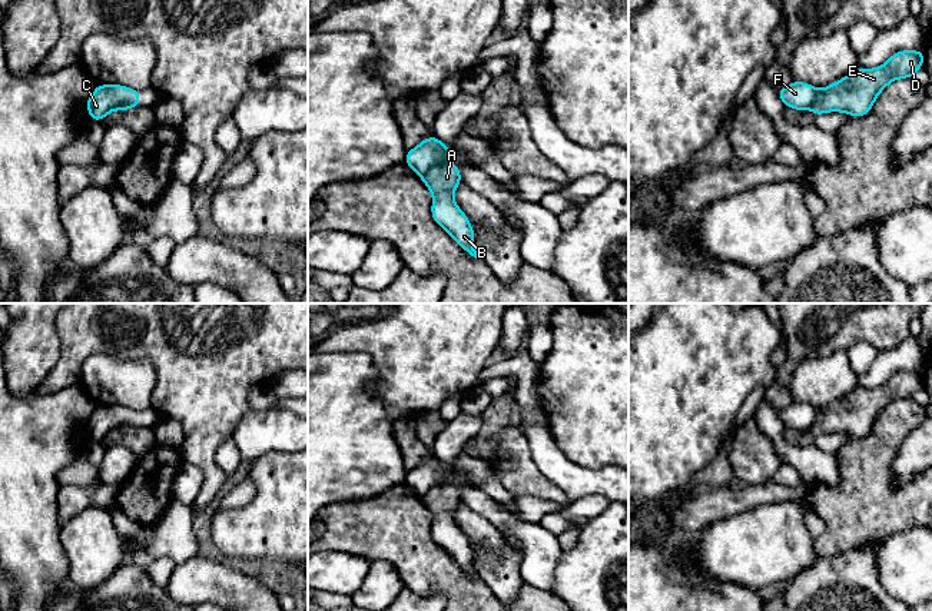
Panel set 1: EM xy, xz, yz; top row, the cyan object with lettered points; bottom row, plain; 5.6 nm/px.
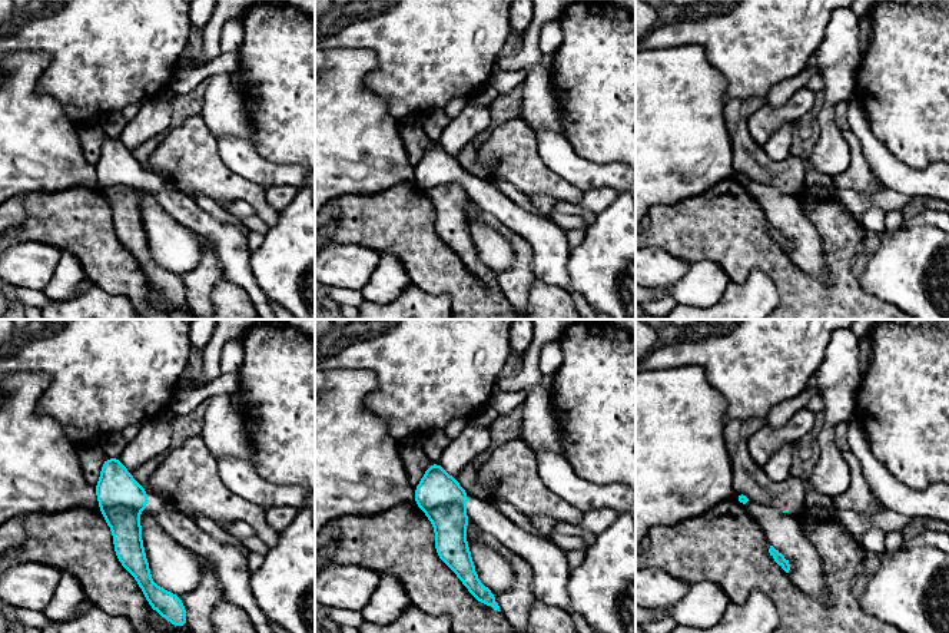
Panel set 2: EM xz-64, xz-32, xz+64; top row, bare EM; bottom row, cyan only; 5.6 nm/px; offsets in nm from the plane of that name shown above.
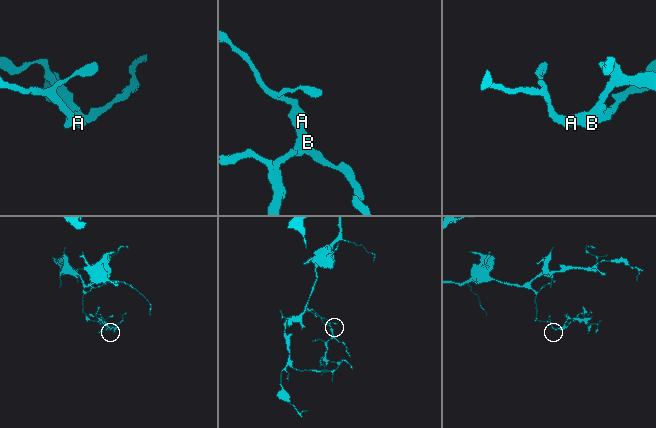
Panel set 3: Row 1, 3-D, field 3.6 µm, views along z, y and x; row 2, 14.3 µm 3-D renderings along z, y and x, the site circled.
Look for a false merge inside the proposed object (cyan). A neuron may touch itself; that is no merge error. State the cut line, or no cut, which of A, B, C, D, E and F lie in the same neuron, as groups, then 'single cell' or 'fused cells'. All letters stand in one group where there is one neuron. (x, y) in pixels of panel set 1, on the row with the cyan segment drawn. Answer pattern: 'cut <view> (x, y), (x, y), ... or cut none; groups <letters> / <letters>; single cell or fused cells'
cut xz (450, 162), (434, 165), (421, 176); groups A B D E / C F; fused cells

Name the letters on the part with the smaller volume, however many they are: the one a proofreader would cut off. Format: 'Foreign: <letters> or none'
Foreign: A, B, D, E

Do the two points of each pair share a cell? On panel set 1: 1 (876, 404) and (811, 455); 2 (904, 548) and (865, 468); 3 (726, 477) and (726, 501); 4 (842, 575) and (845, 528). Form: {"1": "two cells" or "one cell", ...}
{"1": "one cell", "2": "two cells", "3": "two cells", "4": "two cells"}

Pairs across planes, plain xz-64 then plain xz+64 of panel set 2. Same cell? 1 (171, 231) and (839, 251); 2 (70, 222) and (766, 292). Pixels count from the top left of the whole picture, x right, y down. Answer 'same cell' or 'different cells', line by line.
1: same cell
2: different cells

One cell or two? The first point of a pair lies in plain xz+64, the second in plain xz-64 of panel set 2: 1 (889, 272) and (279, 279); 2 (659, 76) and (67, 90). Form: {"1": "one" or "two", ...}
{"1": "one", "2": "two"}

